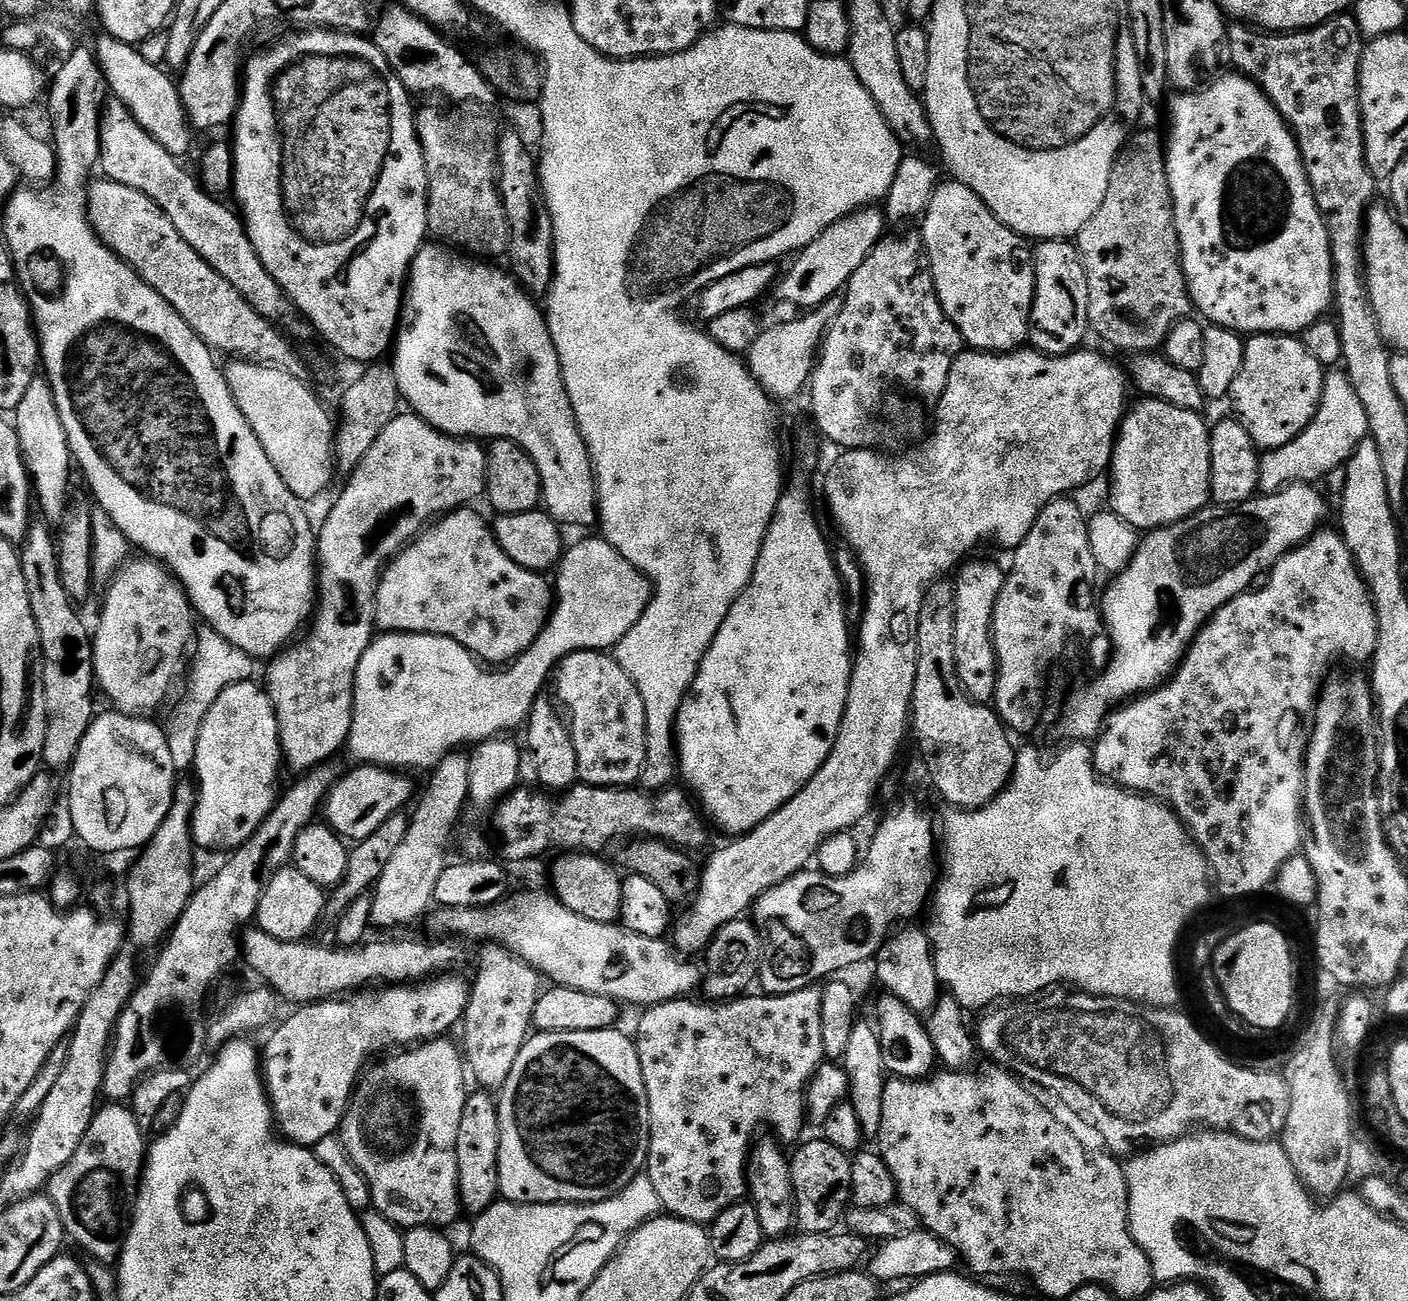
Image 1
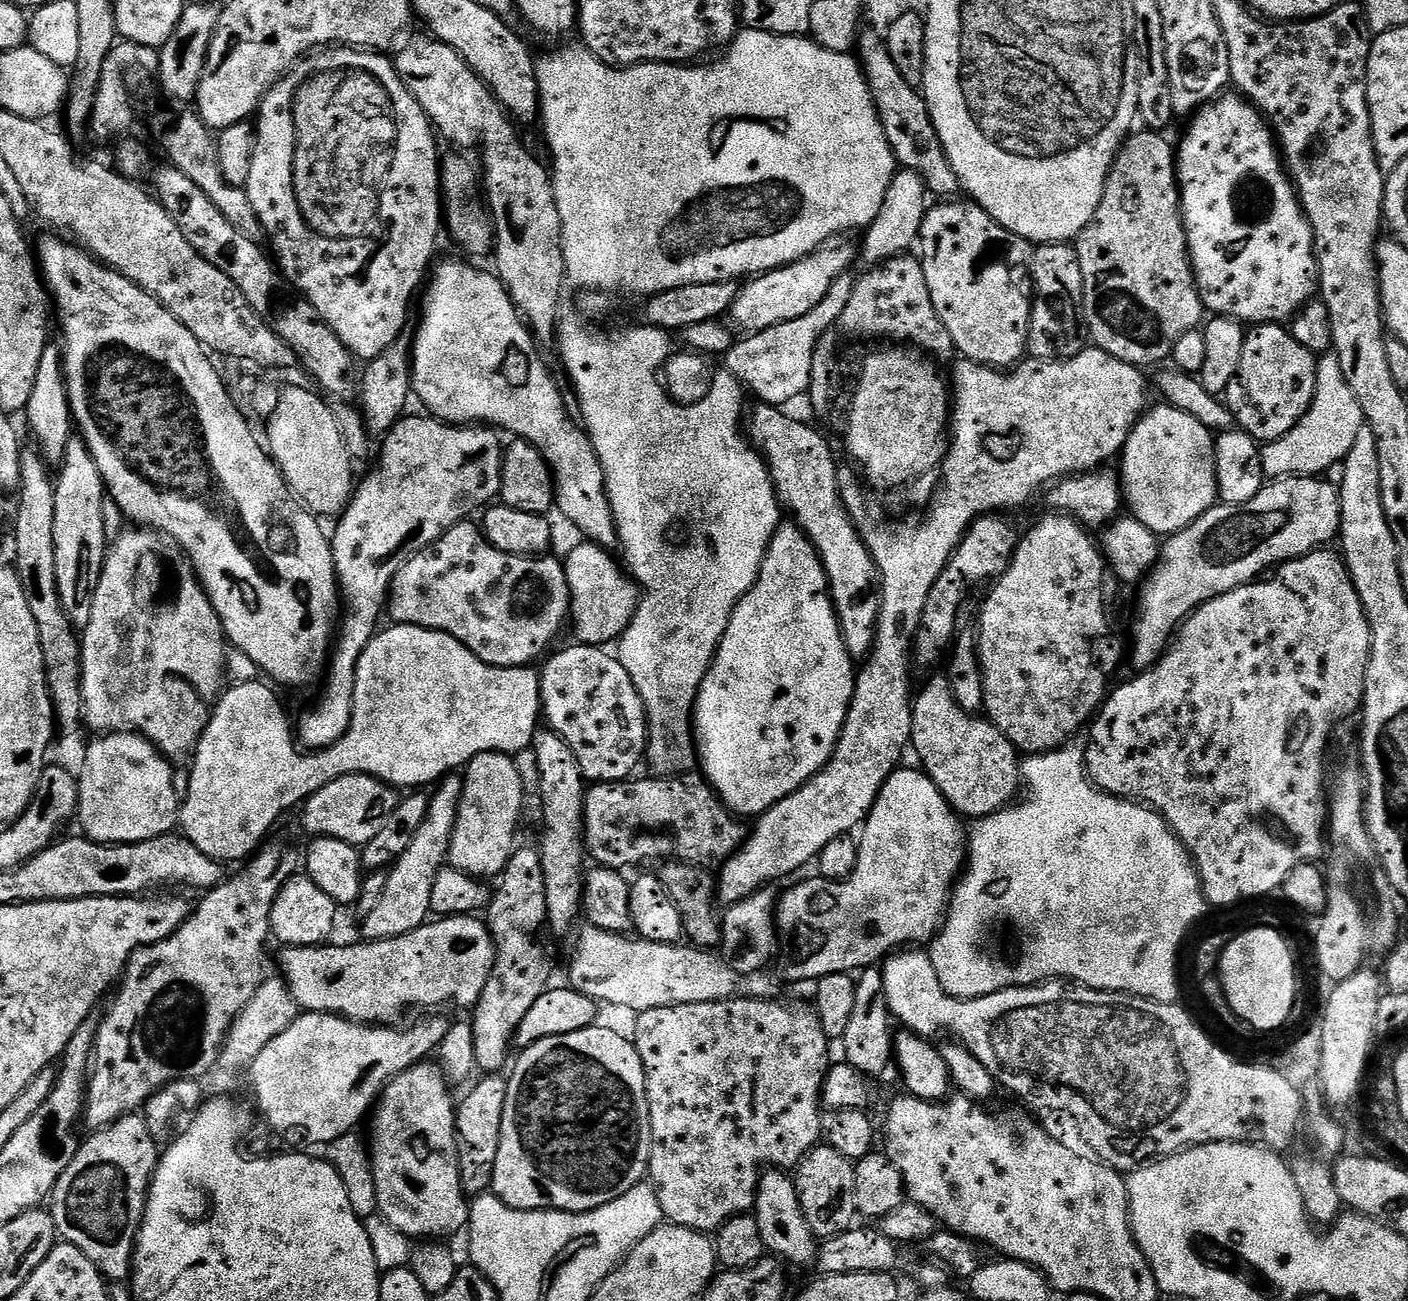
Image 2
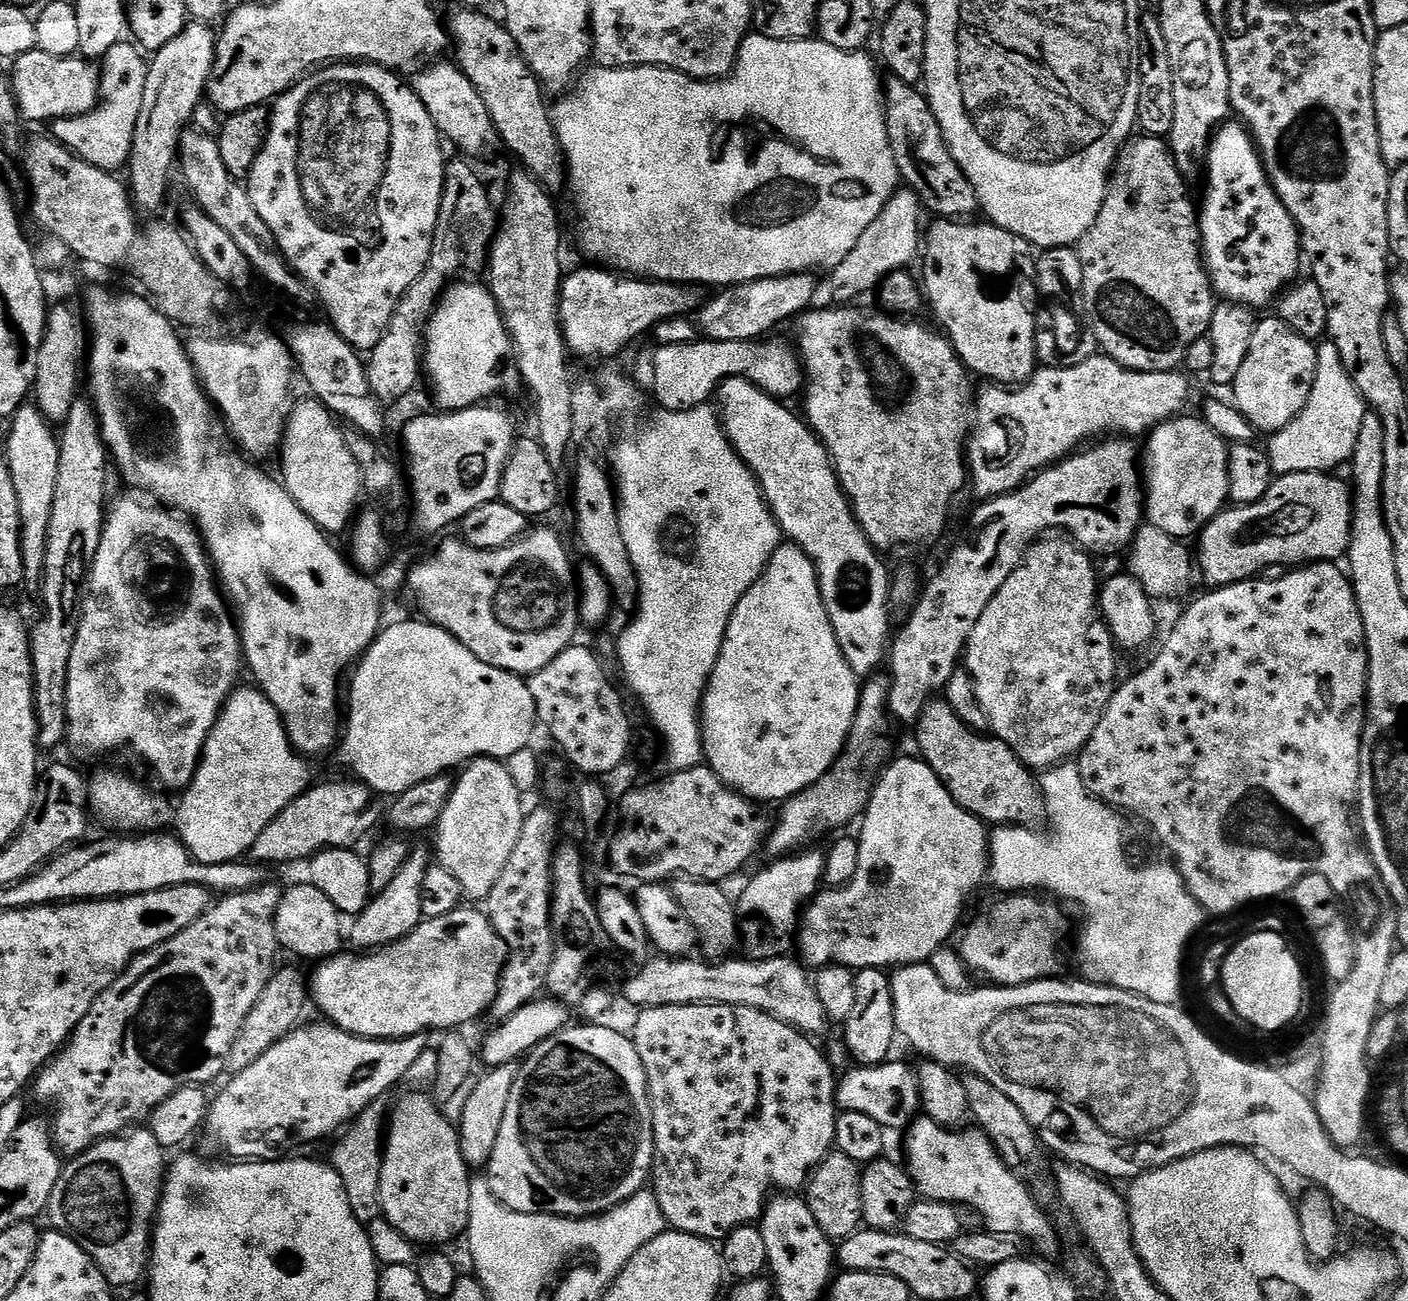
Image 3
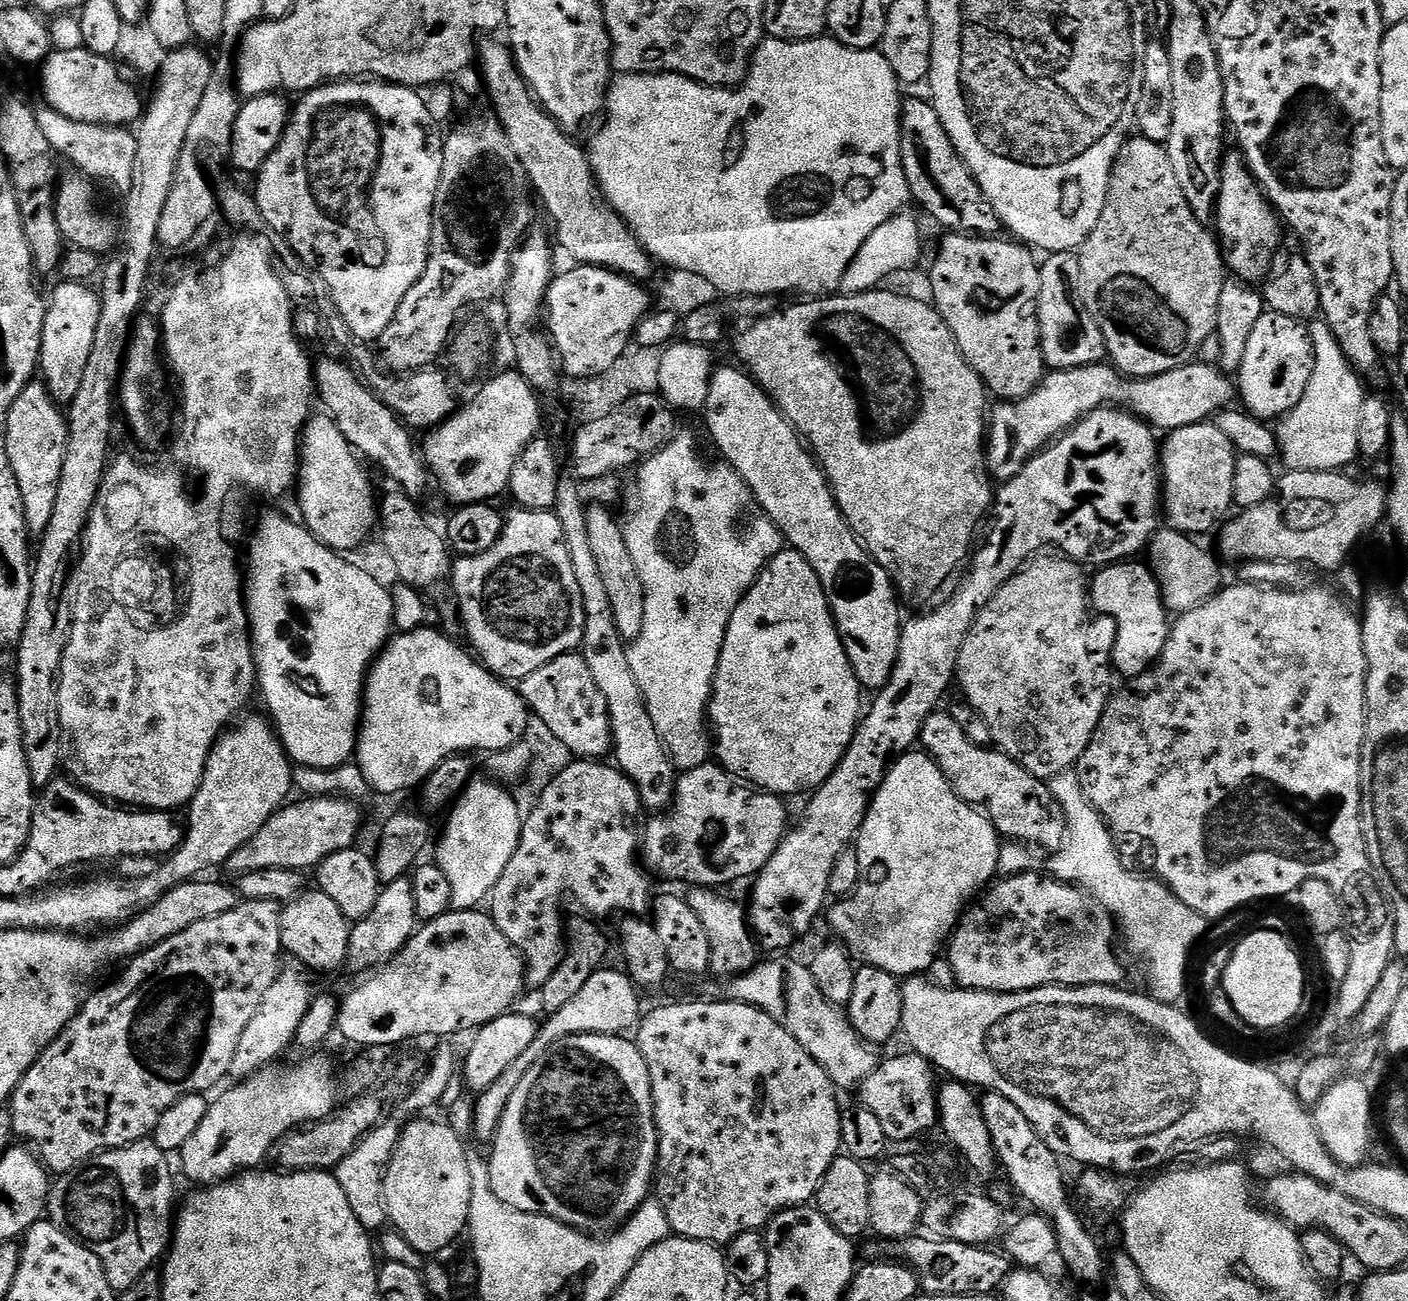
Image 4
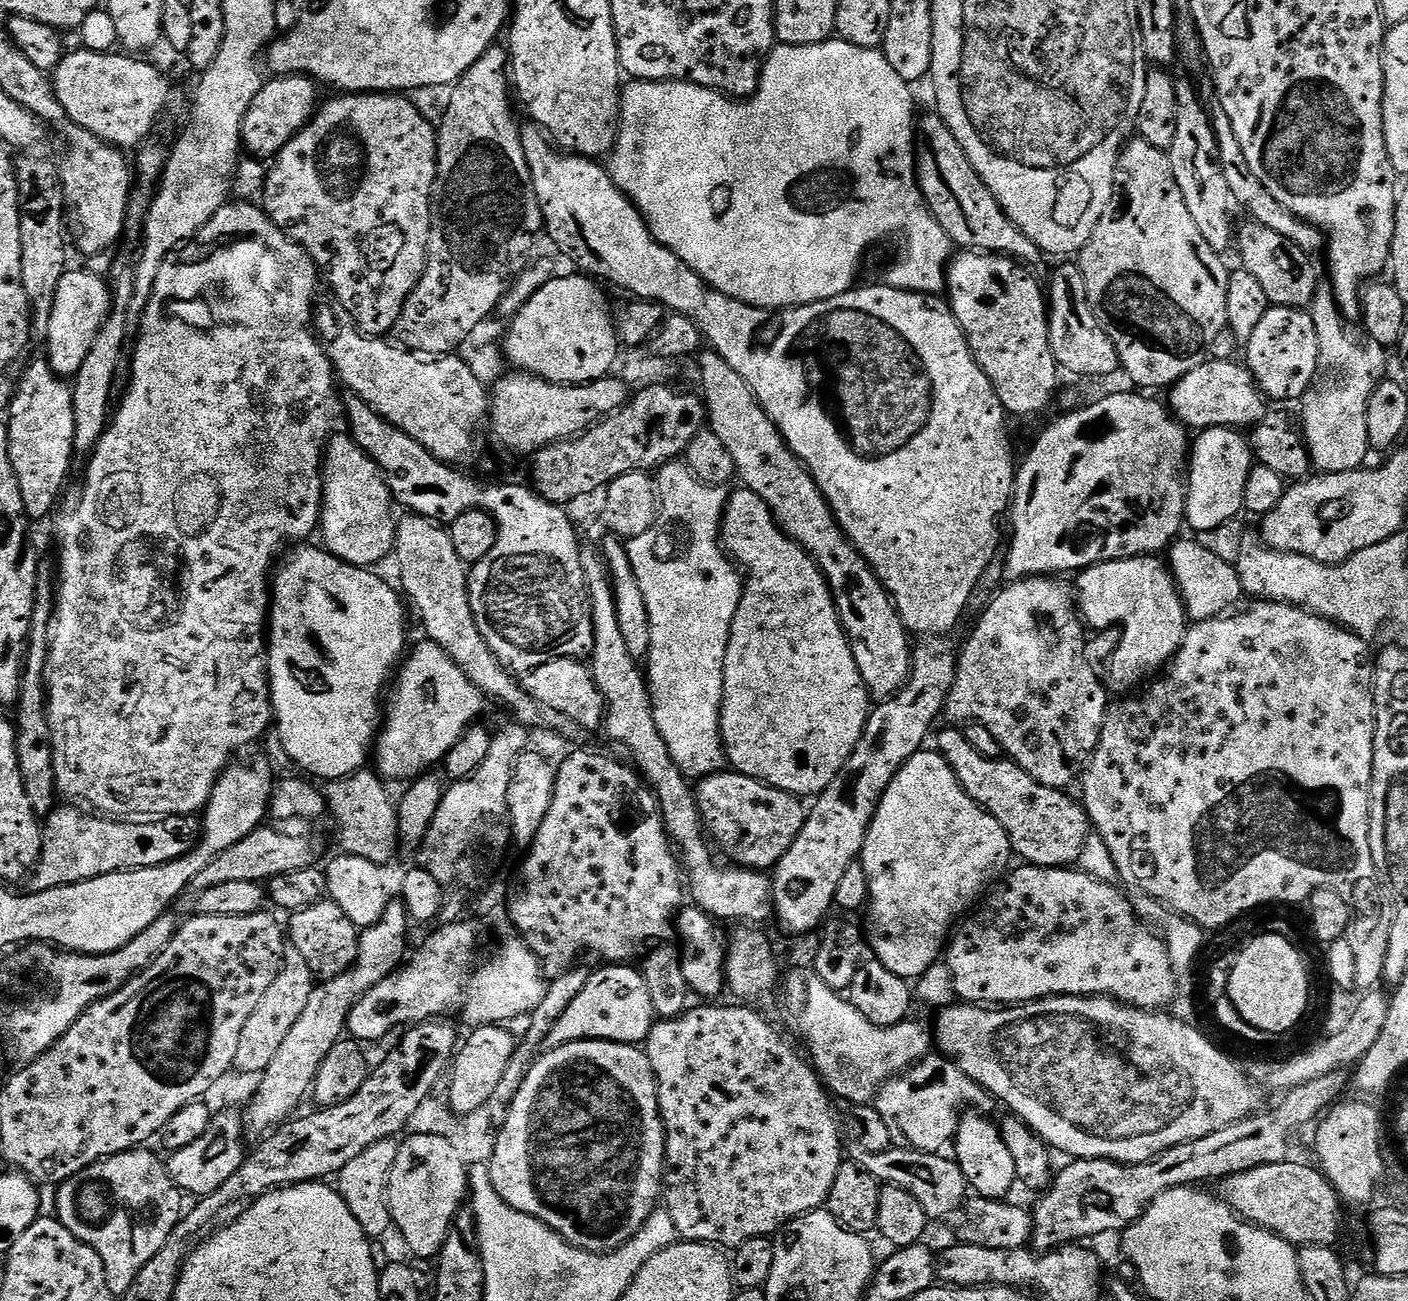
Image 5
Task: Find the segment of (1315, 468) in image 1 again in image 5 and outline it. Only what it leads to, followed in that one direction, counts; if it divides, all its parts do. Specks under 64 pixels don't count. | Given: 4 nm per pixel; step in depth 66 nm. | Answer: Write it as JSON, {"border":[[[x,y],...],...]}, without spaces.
{"border":[[[1317,291],[1313,295],[1310,311],[1314,318],[1314,330],[1318,330],[1321,365],[1325,369],[1332,368],[1333,374],[1340,377],[1333,384],[1320,389],[1317,387],[1303,397],[1304,413],[1300,416],[1299,427],[1302,429],[1304,445],[1308,448],[1308,456],[1321,473],[1349,472],[1365,467],[1367,460],[1364,459],[1370,455],[1366,410],[1370,394],[1374,394],[1380,381],[1385,379],[1384,367],[1388,360],[1390,364],[1390,356],[1378,342],[1367,338],[1359,340],[1348,333],[1349,321],[1336,307],[1331,291]]]}

